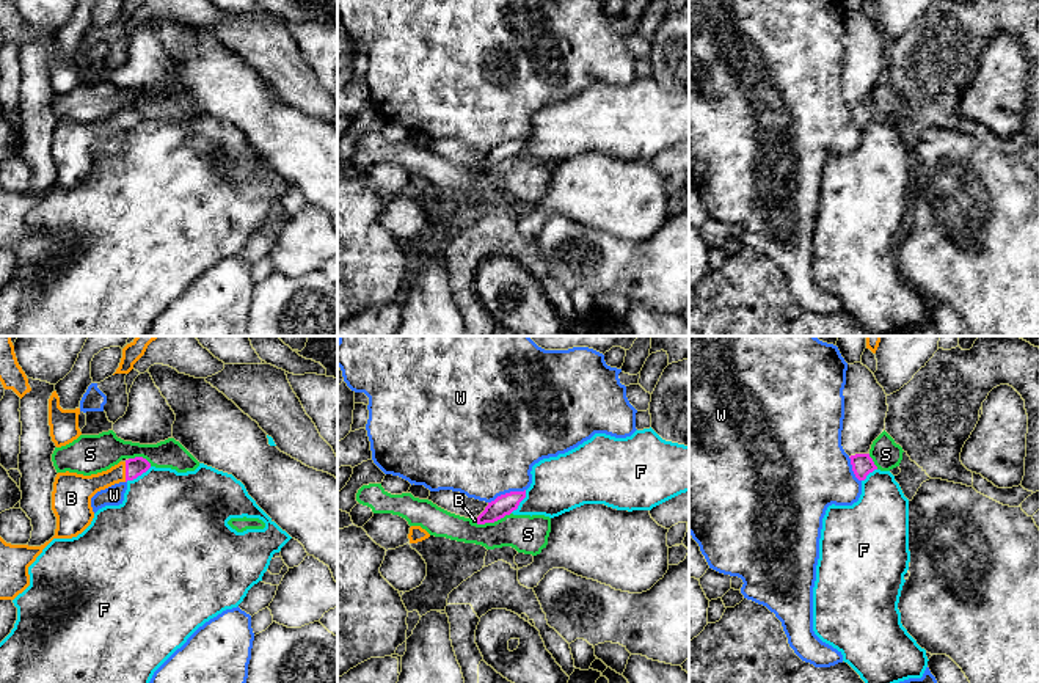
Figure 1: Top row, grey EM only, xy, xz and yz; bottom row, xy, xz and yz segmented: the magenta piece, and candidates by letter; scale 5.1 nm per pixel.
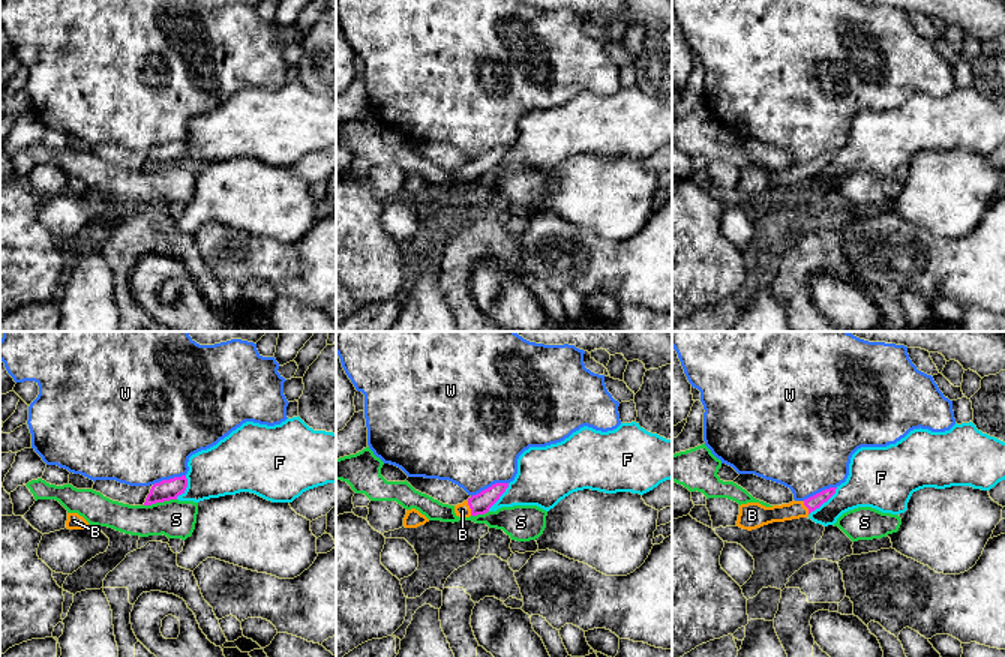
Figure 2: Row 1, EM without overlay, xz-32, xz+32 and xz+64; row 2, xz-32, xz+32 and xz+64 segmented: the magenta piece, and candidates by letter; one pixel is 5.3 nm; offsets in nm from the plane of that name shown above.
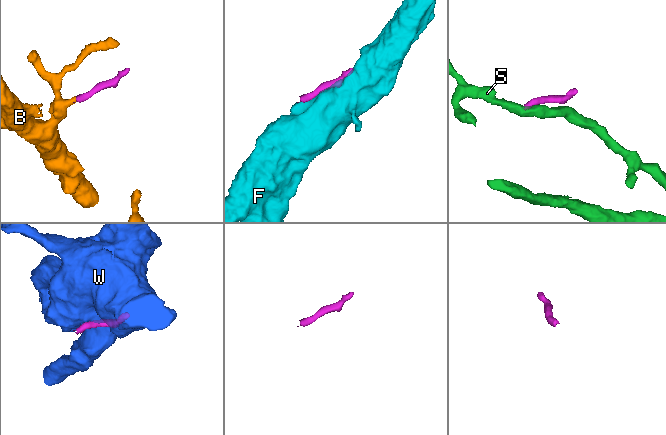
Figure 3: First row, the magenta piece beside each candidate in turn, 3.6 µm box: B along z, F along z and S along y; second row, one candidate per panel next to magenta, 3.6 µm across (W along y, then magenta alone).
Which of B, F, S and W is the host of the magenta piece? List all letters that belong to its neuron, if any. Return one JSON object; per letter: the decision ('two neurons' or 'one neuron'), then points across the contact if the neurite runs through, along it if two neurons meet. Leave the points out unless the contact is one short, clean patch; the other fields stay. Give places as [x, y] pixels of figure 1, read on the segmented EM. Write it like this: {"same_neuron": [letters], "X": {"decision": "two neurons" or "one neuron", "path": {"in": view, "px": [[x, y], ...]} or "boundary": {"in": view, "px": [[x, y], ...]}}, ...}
{"same_neuron": ["B"], "B": {"decision": "one neuron", "path": {"in": "xy", "px": [[135, 467], [126, 471], [80, 489]]}}, "F": {"decision": "two neurons"}, "S": {"decision": "two neurons", "boundary": {"in": "xz", "px": [[510, 512], [493, 522], [476, 523]]}}, "W": {"decision": "two neurons"}}

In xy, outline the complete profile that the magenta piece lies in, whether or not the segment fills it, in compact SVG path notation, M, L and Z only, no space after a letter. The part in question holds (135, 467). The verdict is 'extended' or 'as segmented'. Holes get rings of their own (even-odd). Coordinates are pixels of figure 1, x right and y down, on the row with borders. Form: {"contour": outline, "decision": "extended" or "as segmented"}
{"contour": "M143 457L119 462L107 471L83 476L58 473L52 491L55 535L41 546L11 545L0 537L0 600L14 600L30 586L28 567L53 539L72 539L93 521L91 498L115 484L133 480L151 468Z", "decision": "extended"}

